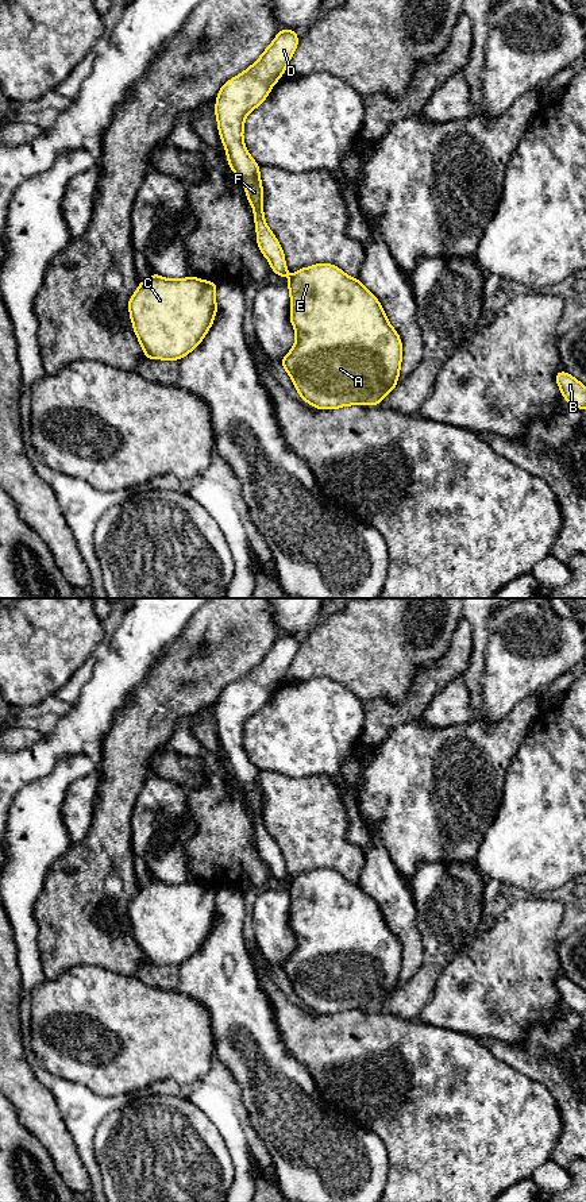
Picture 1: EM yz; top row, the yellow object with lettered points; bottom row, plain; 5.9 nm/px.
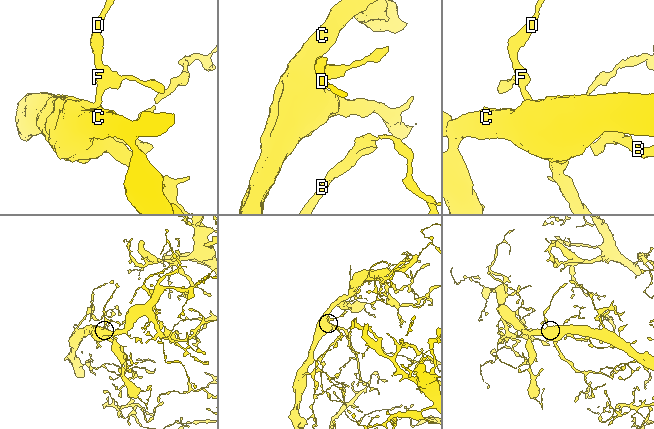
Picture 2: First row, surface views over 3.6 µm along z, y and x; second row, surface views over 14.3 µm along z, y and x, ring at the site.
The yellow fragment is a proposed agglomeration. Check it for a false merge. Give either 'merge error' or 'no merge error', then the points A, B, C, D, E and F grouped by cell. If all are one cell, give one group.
no merge error; A B C D E F

